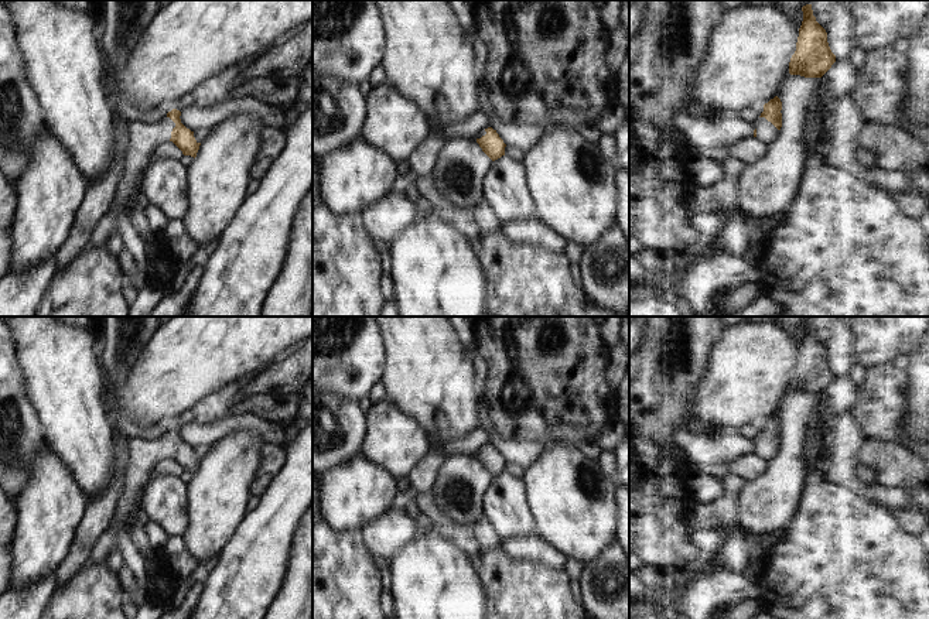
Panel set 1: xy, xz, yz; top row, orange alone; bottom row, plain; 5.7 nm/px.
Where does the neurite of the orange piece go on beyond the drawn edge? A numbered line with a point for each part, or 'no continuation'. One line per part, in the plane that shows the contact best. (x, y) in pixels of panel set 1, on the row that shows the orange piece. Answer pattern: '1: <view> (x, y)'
1: xy (142, 139)

